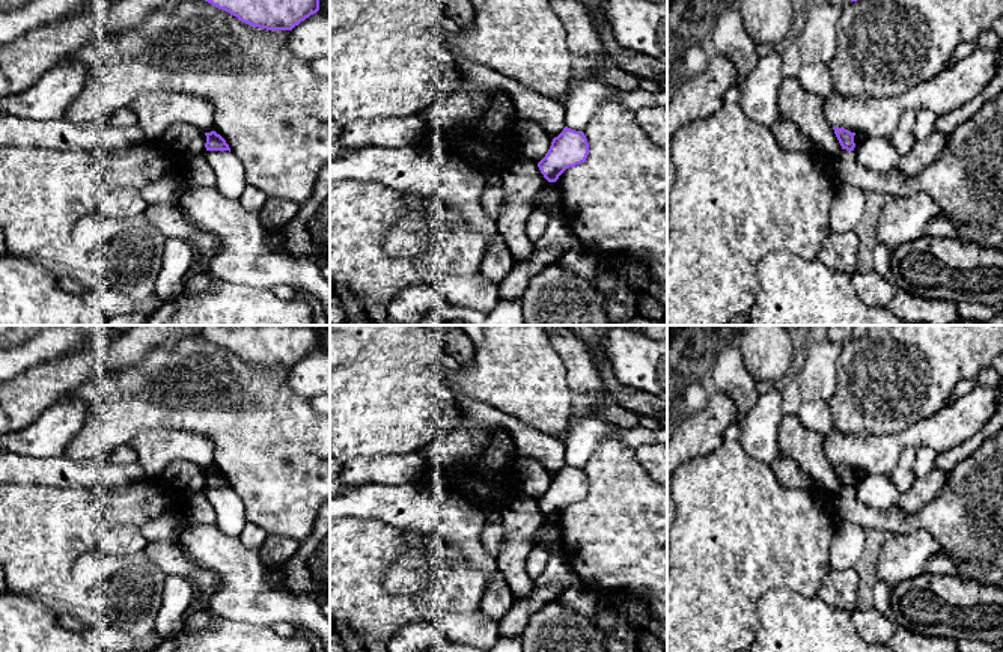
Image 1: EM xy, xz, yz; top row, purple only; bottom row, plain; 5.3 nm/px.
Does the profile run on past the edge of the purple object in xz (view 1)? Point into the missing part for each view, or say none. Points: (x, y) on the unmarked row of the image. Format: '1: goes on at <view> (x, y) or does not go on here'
1: does not go on here

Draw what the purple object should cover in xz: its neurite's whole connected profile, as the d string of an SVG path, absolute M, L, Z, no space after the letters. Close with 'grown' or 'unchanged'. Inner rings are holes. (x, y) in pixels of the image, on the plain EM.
M565 464L553 476L548 489L538 500L538 504L548 519L556 519L566 506L584 500L587 492L589 480L584 470Z; unchanged

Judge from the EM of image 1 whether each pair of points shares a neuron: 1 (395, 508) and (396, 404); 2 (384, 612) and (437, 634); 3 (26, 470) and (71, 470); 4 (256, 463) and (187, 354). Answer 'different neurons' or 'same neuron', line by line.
1: different neurons
2: different neurons
3: same neuron
4: same neuron

